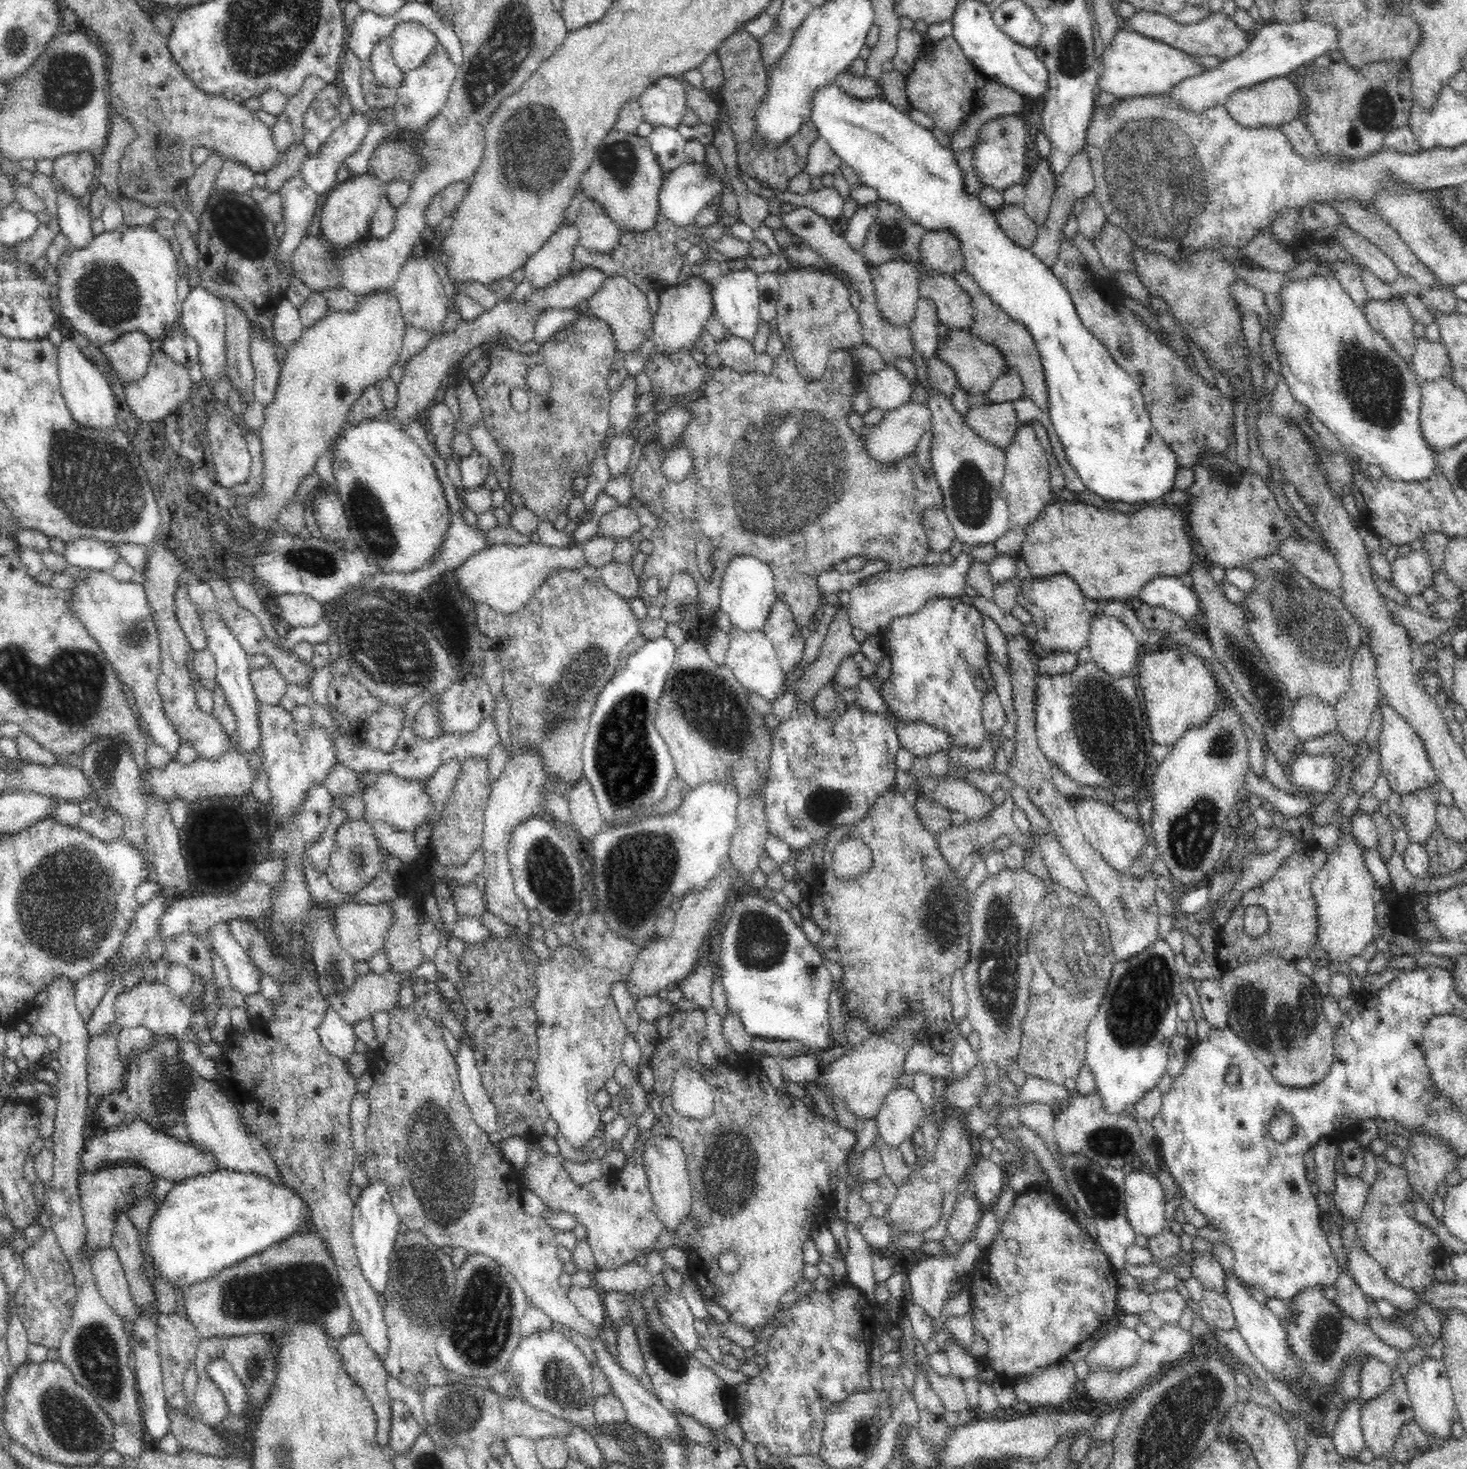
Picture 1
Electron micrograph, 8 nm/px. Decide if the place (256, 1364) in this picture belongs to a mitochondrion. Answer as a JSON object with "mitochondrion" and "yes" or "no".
{"mitochondrion":"yes"}

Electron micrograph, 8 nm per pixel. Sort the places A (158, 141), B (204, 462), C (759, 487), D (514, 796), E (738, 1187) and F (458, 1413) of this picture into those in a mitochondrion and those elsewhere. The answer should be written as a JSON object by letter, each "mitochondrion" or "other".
{"A":"other","B":"other","C":"mitochondrion","D":"other","E":"mitochondrion","F":"mitochondrion"}

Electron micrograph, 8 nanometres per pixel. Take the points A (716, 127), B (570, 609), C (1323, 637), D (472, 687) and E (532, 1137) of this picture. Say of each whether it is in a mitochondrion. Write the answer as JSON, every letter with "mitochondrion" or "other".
{"A":"other","B":"other","C":"mitochondrion","D":"other","E":"other"}

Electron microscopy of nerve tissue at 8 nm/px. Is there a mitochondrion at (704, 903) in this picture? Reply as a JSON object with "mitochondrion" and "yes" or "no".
{"mitochondrion":"no"}

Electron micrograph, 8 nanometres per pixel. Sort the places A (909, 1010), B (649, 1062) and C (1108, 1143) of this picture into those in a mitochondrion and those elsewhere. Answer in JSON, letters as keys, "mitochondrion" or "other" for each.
{"A":"other","B":"other","C":"mitochondrion"}

